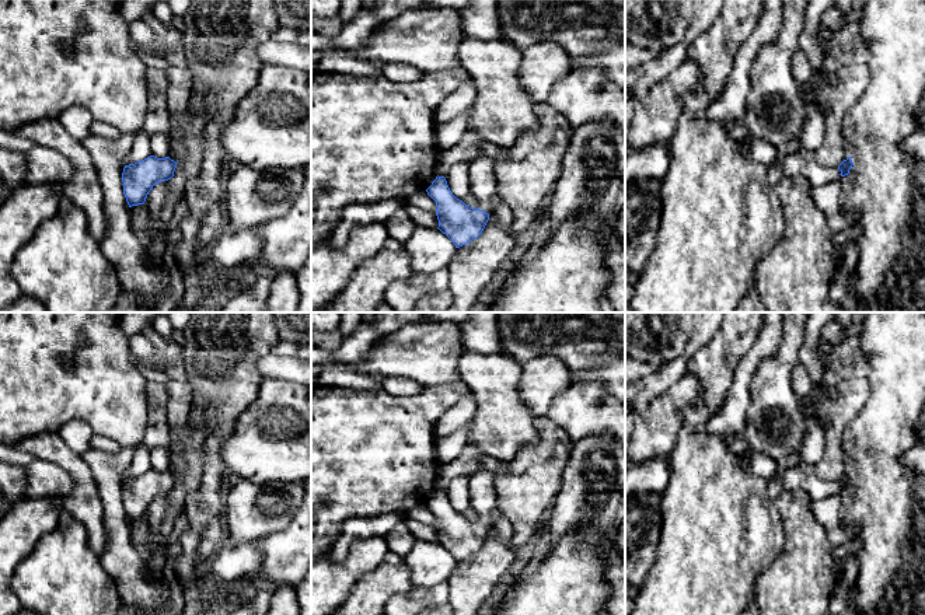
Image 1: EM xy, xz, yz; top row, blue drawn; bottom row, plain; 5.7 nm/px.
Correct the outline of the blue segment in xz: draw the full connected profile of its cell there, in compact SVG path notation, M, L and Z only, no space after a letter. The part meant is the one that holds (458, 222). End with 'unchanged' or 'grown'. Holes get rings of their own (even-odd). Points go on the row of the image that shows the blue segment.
M484 154L468 164L468 174L470 191L478 199L474 209L453 195L444 177L437 175L426 189L437 206L437 228L455 248L470 244L482 234L492 213L491 199L498 186L493 160Z; grown

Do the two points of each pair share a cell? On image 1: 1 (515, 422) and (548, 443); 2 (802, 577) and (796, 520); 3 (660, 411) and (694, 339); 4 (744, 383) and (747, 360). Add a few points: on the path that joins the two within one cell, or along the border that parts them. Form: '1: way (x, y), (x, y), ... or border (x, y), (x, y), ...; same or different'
1: border (533, 420), (538, 434), (536, 446); different
2: way (802, 563), (802, 534); same
3: border (666, 391), (639, 412); different
4: way (744, 377), (747, 366); same

